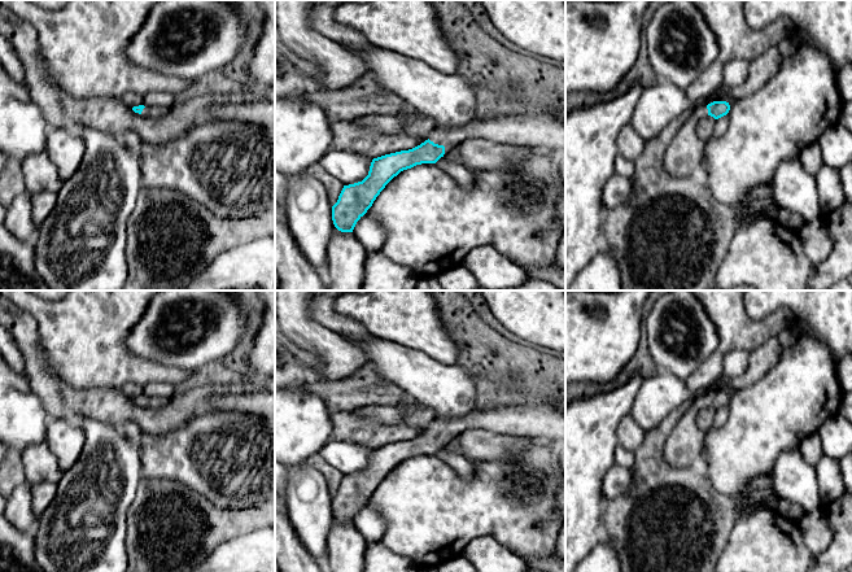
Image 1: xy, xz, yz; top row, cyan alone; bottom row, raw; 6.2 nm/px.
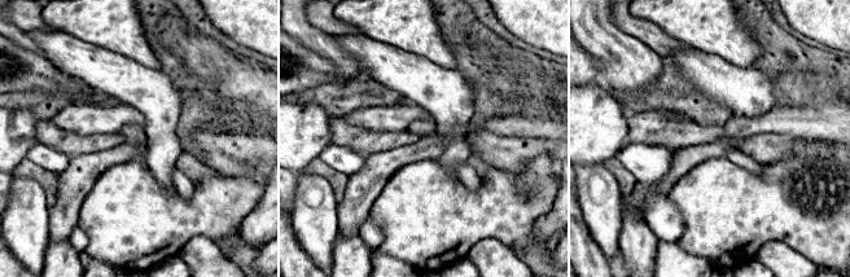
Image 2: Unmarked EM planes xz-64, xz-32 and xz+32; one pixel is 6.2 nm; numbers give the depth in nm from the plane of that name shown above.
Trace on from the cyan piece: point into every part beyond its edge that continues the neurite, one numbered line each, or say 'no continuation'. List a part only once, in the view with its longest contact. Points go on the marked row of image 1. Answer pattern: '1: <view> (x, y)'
1: xz (538, 125)

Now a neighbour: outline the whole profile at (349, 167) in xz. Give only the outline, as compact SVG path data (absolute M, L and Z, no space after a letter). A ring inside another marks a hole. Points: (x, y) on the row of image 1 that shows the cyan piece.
M329 150L320 160L322 165L332 176L344 185L362 182L370 171L373 158L348 150Z

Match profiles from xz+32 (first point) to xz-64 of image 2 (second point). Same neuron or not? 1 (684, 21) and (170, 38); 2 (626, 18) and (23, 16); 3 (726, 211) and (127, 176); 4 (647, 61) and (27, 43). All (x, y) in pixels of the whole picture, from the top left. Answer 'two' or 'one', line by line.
1: two
2: one
3: one
4: one

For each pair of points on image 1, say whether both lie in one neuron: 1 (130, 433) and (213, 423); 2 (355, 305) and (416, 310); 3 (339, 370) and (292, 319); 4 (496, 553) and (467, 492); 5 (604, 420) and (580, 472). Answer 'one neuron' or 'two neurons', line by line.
1: two neurons
2: one neuron
3: one neuron
4: two neurons
5: one neuron

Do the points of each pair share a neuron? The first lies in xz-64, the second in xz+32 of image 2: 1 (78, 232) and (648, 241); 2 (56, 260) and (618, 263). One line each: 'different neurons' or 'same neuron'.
1: different neurons
2: different neurons

